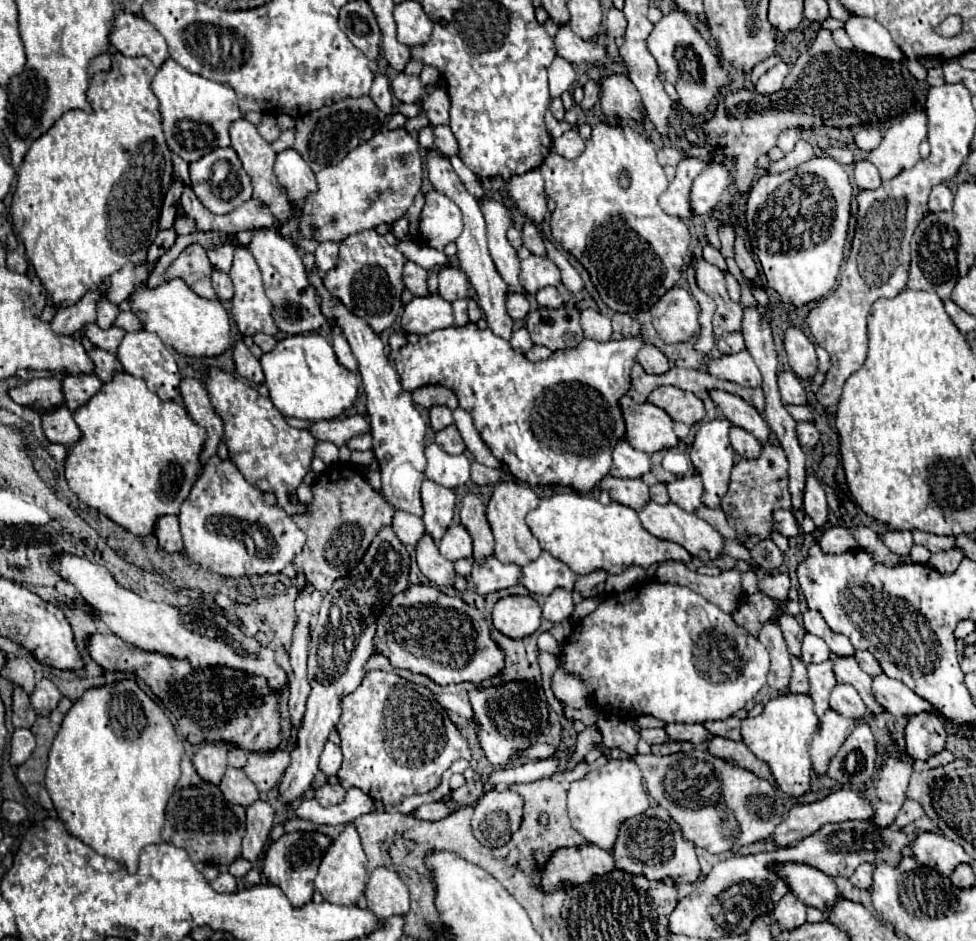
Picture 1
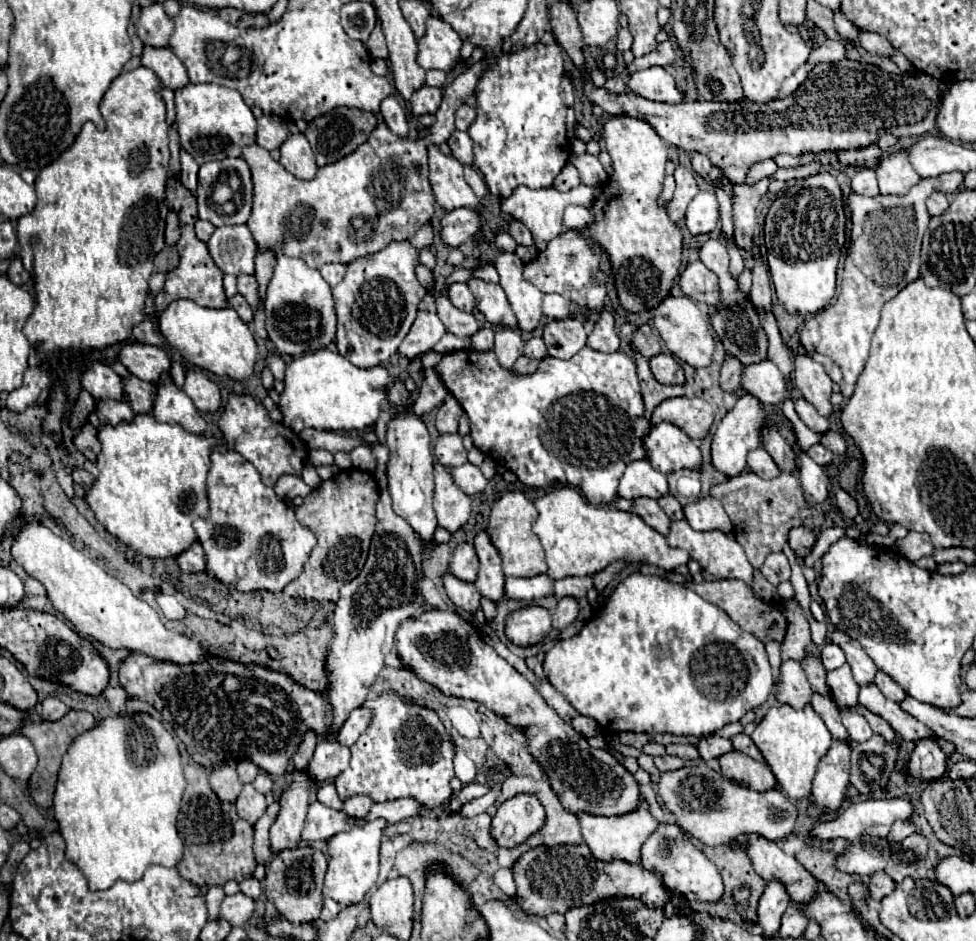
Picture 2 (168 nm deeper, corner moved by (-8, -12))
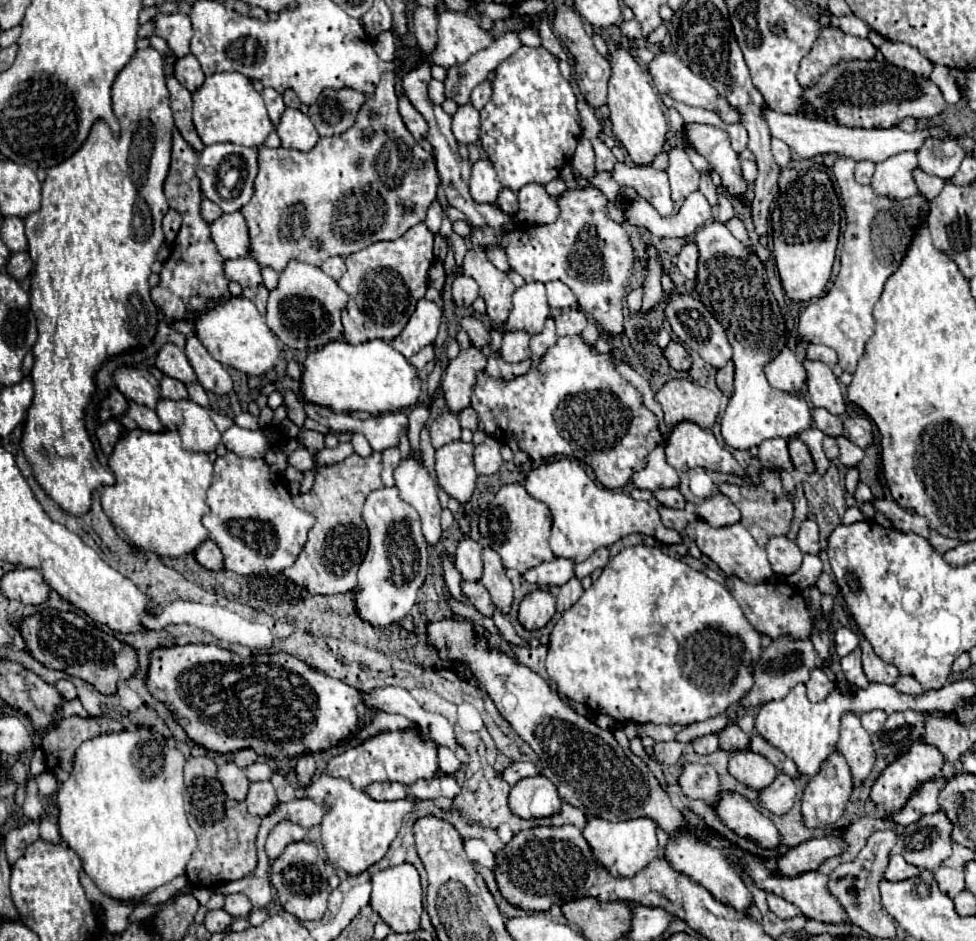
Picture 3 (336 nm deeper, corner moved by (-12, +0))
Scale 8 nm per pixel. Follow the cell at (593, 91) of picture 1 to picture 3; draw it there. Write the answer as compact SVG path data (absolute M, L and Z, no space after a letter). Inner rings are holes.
M707 169L707 171L701 173L699 191L709 199L711 205L717 205L717 191L715 191L715 185L713 185L713 181L711 181L711 169Z

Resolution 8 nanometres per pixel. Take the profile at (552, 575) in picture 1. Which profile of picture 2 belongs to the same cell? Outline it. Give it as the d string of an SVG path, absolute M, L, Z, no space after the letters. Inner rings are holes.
M585 575L585 577L565 577L553 583L553 593L557 599L561 597L575 597L581 599L587 595L587 591L593 587L593 575Z

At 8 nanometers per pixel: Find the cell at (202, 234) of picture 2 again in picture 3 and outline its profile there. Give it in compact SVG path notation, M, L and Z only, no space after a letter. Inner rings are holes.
M203 199L203 205L201 205L201 217L207 221L207 223L213 223L217 217L221 217L223 211L209 199Z

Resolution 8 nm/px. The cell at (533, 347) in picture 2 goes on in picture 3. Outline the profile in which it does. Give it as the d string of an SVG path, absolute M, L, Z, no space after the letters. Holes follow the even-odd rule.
M553 319L545 321L545 327L541 333L531 335L531 357L533 357L533 365L539 363L541 355L557 341L557 333L555 333L555 323Z

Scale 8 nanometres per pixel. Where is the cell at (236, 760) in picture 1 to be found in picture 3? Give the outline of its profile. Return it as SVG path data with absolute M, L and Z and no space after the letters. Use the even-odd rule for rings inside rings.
M241 749L237 755L235 755L235 763L239 767L249 767L257 761L257 753L253 749Z

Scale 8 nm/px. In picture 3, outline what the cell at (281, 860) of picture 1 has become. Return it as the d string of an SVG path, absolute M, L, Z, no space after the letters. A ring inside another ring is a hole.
M297 841L285 847L285 851L271 865L271 885L279 893L283 909L297 919L321 919L327 909L327 863L319 855L319 849L311 841Z

